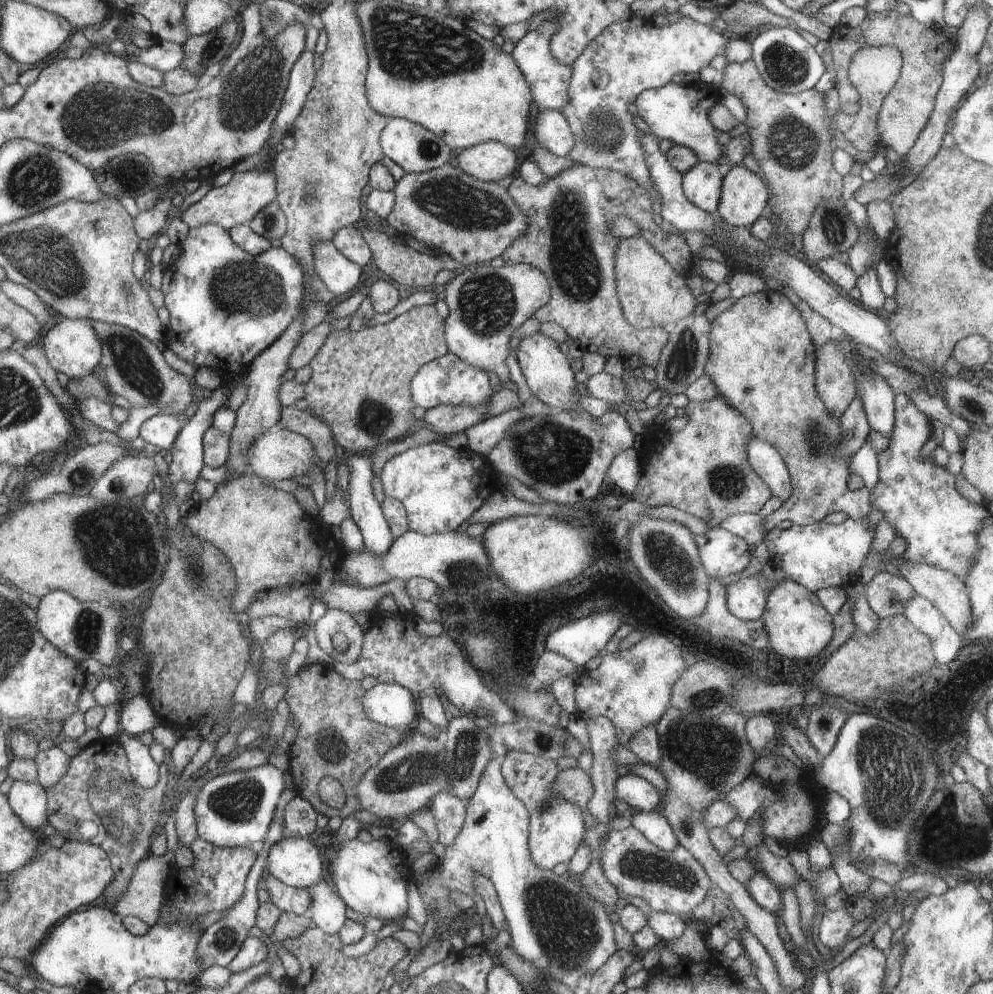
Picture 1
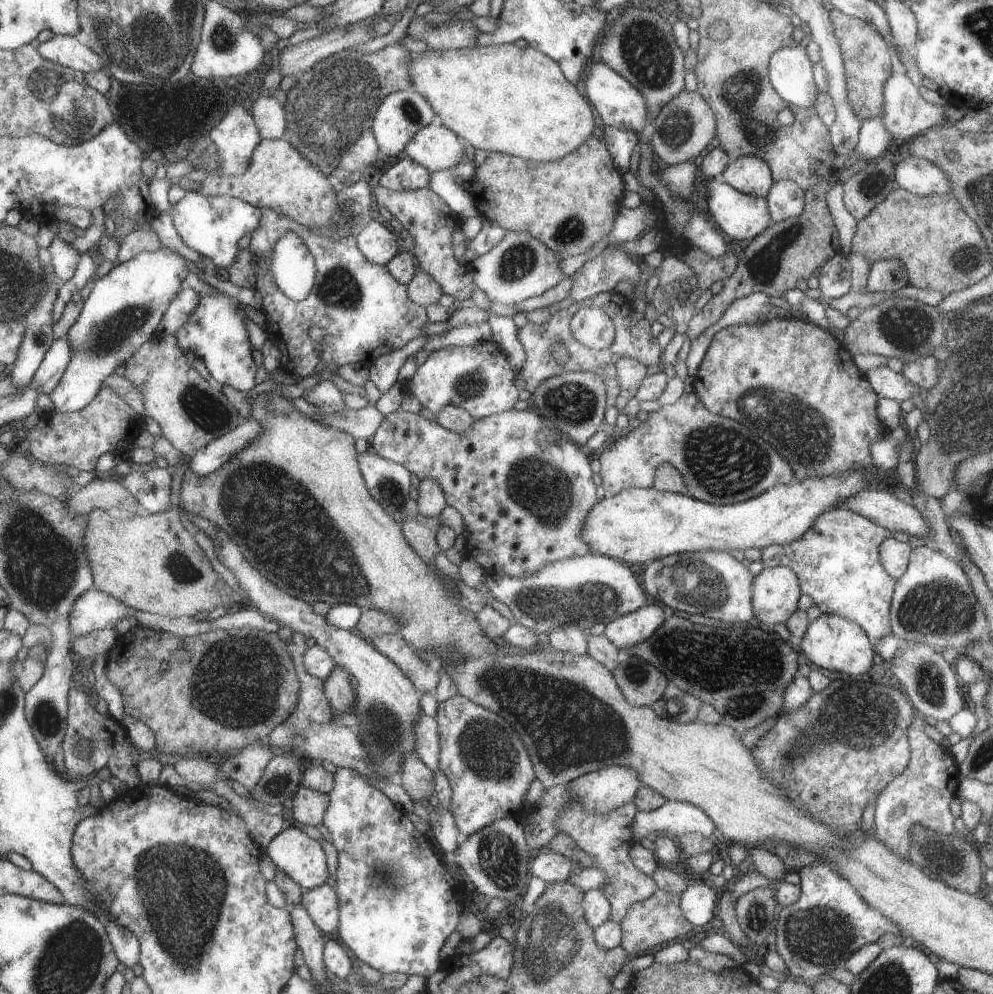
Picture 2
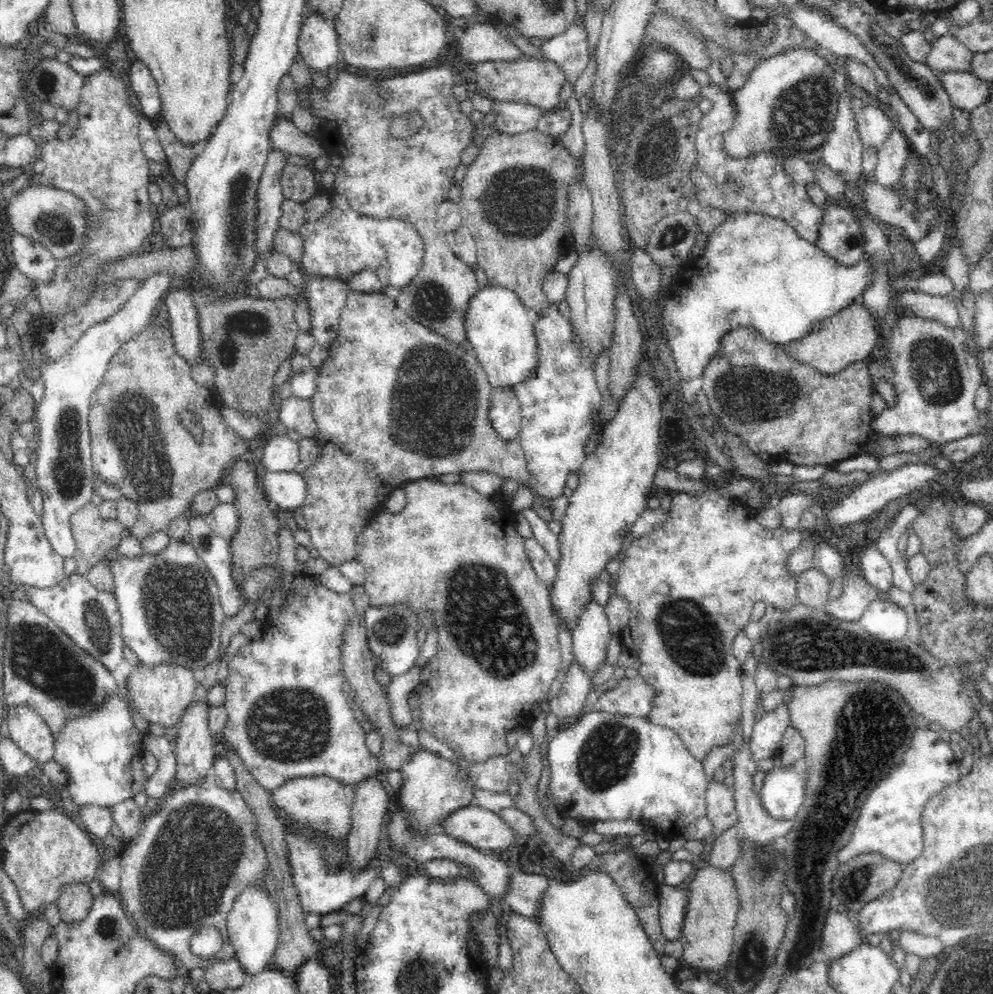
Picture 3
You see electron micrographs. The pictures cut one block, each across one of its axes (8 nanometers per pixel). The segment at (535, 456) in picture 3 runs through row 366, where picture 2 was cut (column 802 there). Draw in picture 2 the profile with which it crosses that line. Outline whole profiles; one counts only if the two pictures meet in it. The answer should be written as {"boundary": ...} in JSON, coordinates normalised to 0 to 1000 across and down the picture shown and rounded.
{"boundary":[[[840,510],[828,516],[804,543],[766,552],[766,563],[769,571],[796,570],[806,581],[808,598],[814,598],[828,617],[844,618],[864,627],[882,650],[890,640],[900,639],[896,619],[903,588],[886,565],[885,549],[892,542],[911,546],[914,541],[914,536],[897,534],[850,510]]]}

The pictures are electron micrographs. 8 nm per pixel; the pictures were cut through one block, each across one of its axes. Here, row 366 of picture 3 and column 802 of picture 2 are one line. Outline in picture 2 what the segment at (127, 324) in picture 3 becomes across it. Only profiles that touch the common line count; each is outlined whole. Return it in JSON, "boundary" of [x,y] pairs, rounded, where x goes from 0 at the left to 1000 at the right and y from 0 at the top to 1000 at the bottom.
{"boundary":[[[793,46],[782,50],[774,62],[774,79],[787,96],[800,109],[820,107],[825,91],[820,84],[813,47]]]}

